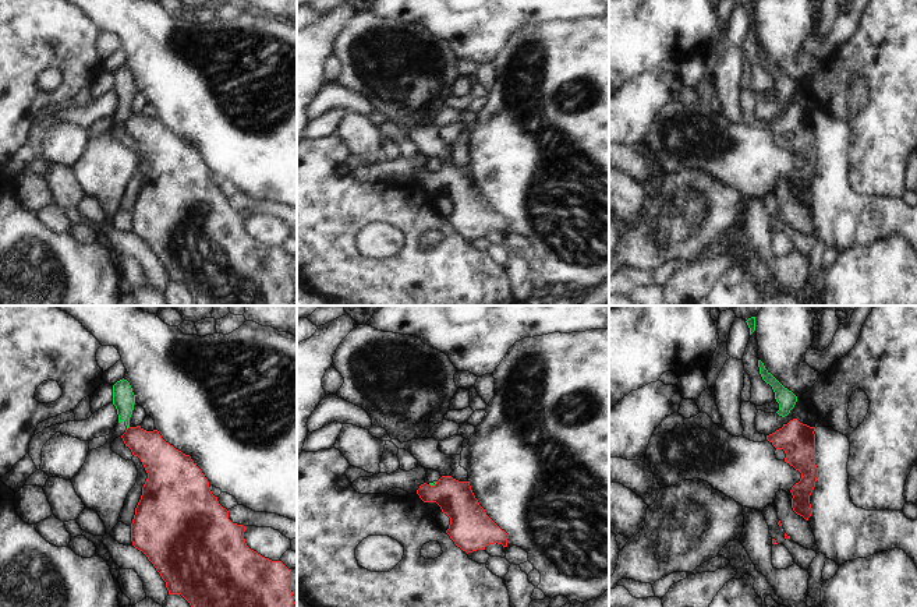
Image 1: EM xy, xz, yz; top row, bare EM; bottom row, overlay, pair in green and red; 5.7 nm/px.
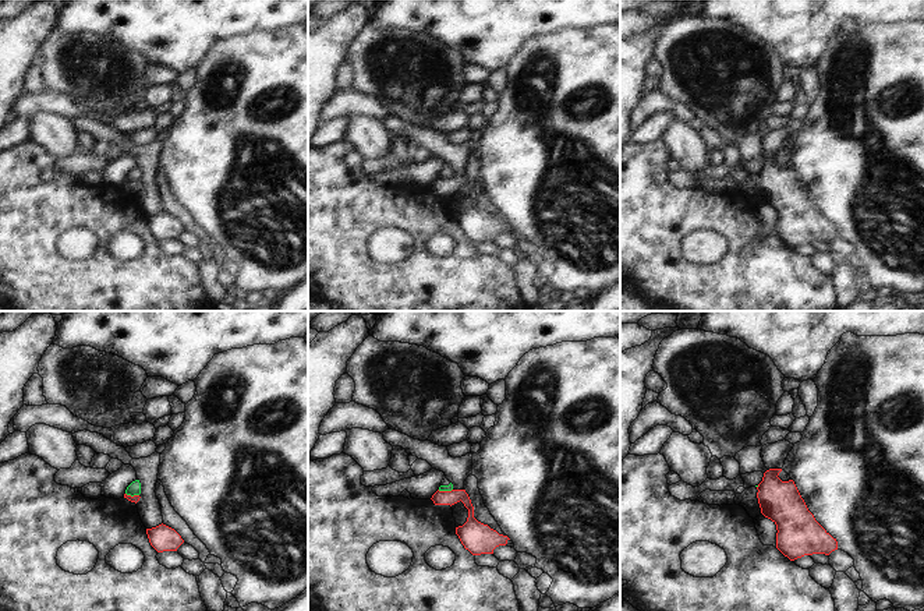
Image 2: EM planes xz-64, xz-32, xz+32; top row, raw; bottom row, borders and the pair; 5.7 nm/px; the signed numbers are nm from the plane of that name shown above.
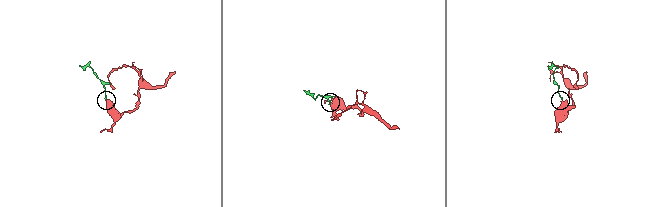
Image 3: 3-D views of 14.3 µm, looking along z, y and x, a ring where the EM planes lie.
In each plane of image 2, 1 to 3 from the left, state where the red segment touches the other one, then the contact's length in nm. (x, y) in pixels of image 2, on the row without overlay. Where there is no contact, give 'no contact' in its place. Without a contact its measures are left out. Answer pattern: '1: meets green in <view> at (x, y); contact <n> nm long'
1: meets green in xz-64 at (133, 183); contact 80 nm long
2: meets green in xz-32 at (445, 177); contact 90 nm long
3: no contact

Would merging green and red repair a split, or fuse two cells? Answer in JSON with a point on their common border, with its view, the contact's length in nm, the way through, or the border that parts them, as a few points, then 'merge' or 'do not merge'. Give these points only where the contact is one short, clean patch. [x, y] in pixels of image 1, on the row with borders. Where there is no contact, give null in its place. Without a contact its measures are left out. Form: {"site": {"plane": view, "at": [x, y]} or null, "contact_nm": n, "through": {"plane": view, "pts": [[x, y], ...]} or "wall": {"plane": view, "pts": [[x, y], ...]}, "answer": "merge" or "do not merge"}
{"site": {"plane": "xz", "at": [432, 484]}, "contact_nm": 50, "wall": {"plane": "xz", "pts": [[436, 482], [429, 484]]}, "answer": "do not merge"}

